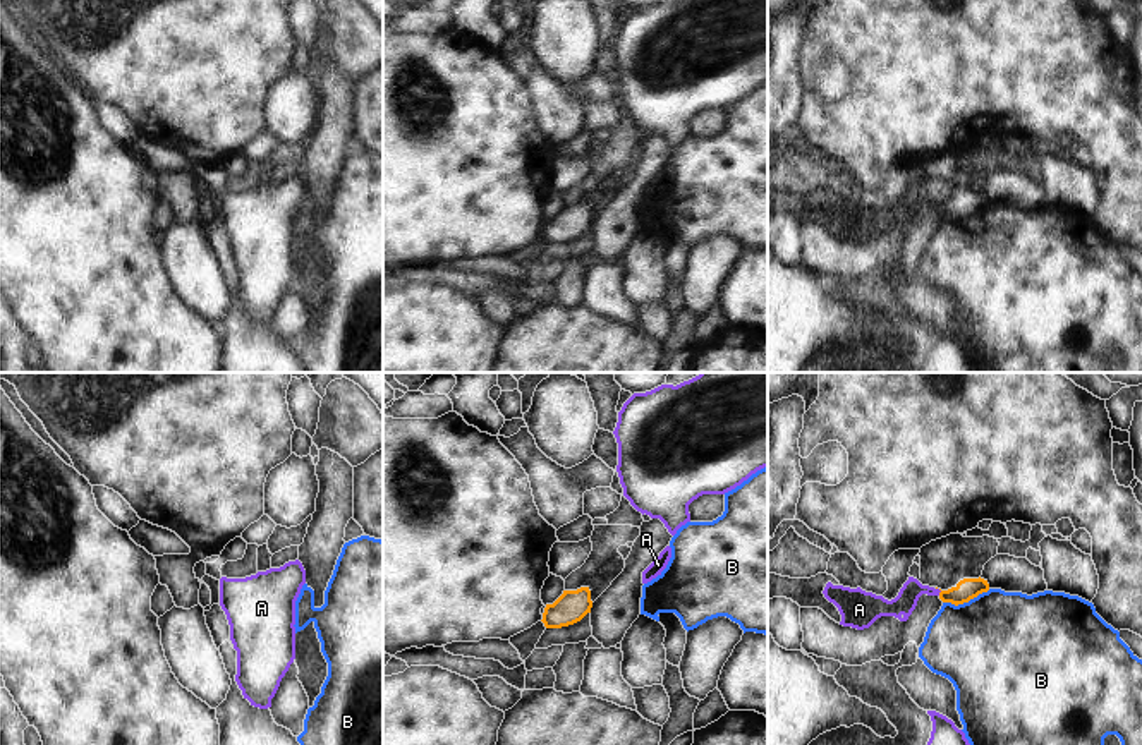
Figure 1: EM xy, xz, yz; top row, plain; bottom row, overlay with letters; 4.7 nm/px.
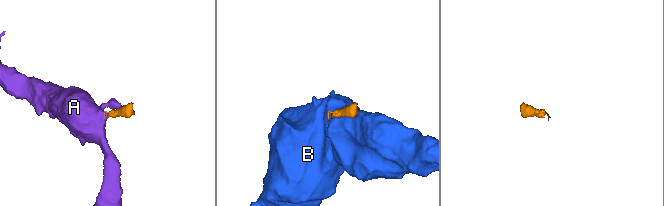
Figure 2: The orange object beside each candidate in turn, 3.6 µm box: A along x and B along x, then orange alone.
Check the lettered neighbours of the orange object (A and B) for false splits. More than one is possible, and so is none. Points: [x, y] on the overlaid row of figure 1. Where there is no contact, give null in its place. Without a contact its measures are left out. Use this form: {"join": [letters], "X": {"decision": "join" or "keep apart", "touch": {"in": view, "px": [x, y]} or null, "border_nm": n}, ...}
{"join": ["A"], "A": {"decision": "join", "touch": {"in": "yz", "px": [940, 589]}, "border_nm": 40}, "B": {"decision": "keep apart", "touch": {"in": "yz", "px": [965, 601]}, "border_nm": 240}}

